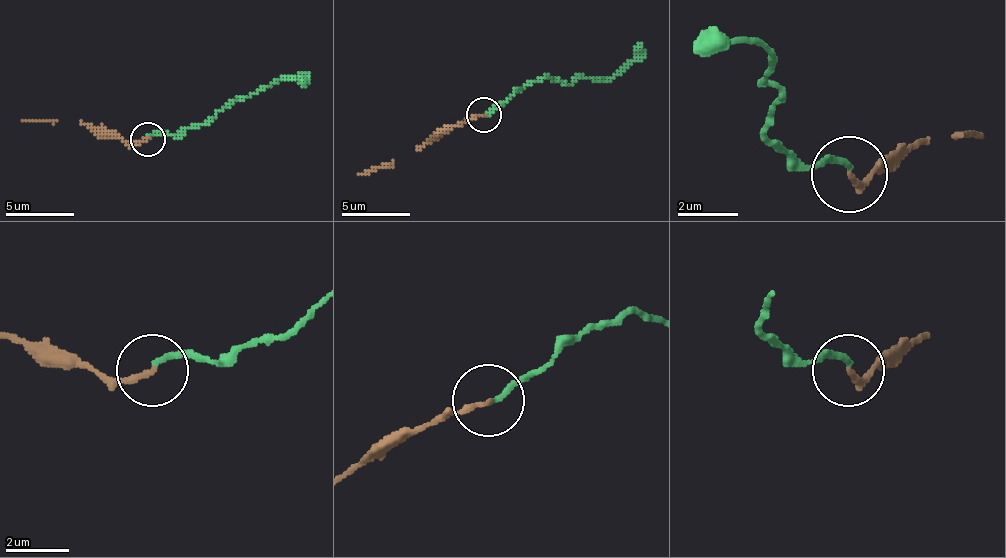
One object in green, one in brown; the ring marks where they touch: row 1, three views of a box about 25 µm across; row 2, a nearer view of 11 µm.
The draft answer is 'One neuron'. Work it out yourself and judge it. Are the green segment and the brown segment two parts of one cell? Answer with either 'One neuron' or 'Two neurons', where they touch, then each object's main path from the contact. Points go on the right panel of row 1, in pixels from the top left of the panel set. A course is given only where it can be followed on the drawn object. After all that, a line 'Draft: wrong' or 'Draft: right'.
Two neurons. Place: (849, 174). Course of green: (851, 172), (805, 164), (767, 134), (783, 96), (767, 81), (767, 51), (692, 51). Course of brown: (851, 172), (889, 172), (927, 134), (980, 134)
Draft: wrong

